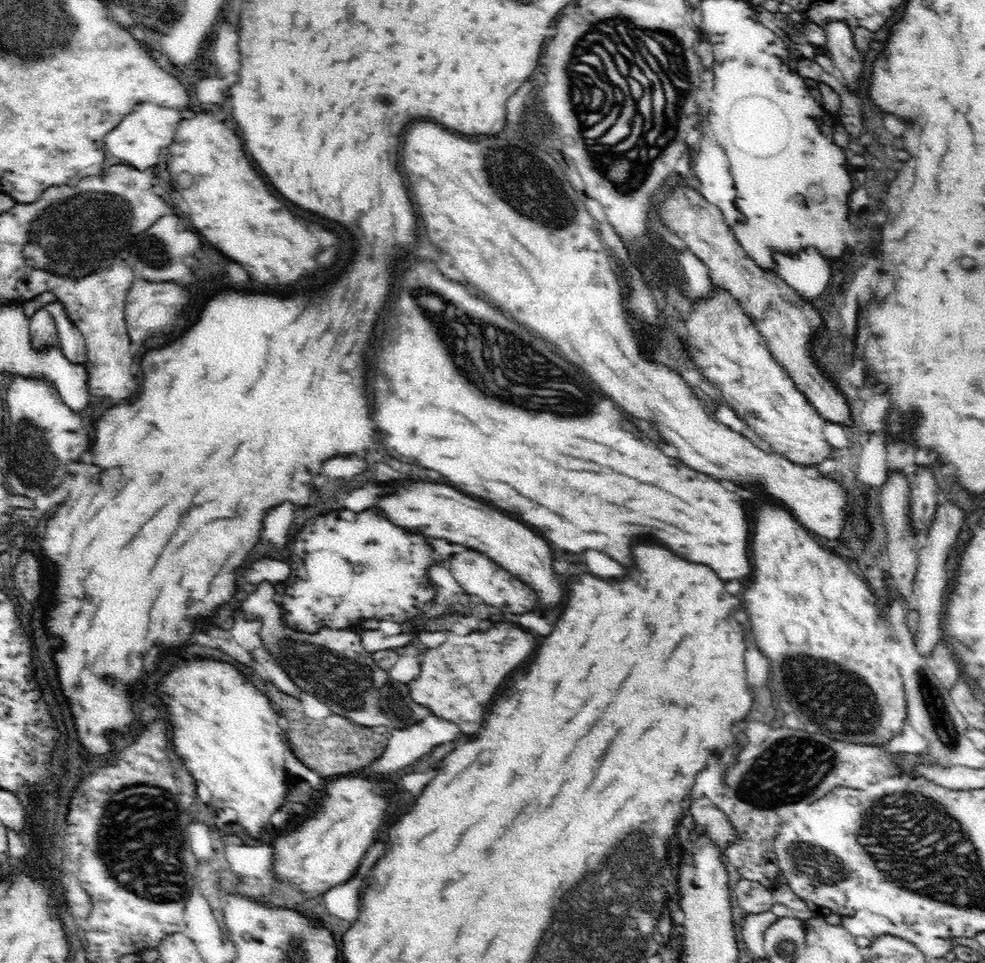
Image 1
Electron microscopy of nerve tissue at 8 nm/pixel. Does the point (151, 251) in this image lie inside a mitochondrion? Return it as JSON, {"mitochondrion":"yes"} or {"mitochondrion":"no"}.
{"mitochondrion":"yes"}

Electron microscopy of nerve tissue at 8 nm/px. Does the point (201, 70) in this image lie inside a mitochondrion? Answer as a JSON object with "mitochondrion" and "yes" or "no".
{"mitochondrion":"no"}

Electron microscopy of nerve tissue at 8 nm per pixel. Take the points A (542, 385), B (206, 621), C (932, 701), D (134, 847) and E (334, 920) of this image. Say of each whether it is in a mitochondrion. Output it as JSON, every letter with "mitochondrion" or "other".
{"A":"mitochondrion","B":"other","C":"mitochondrion","D":"mitochondrion","E":"other"}

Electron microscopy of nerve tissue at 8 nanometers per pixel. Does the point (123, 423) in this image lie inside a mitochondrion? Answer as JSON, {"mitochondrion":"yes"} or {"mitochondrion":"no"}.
{"mitochondrion":"no"}

